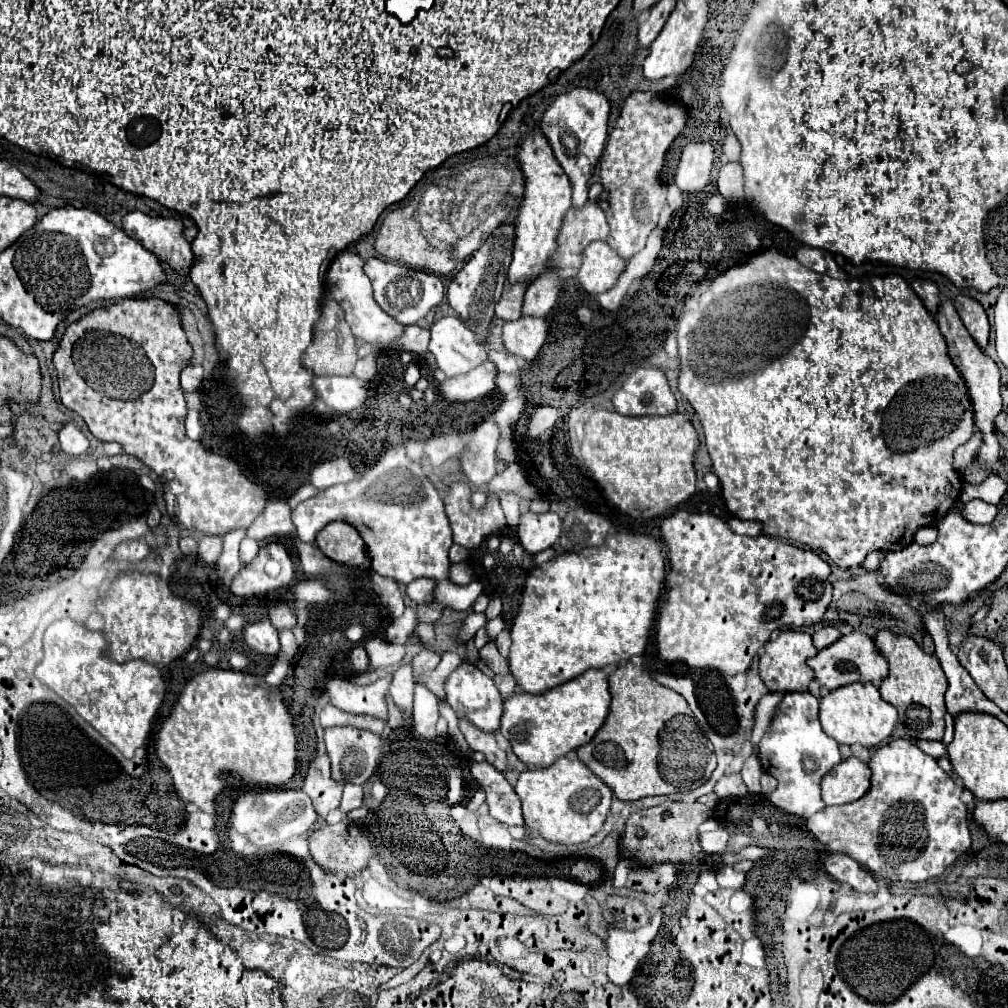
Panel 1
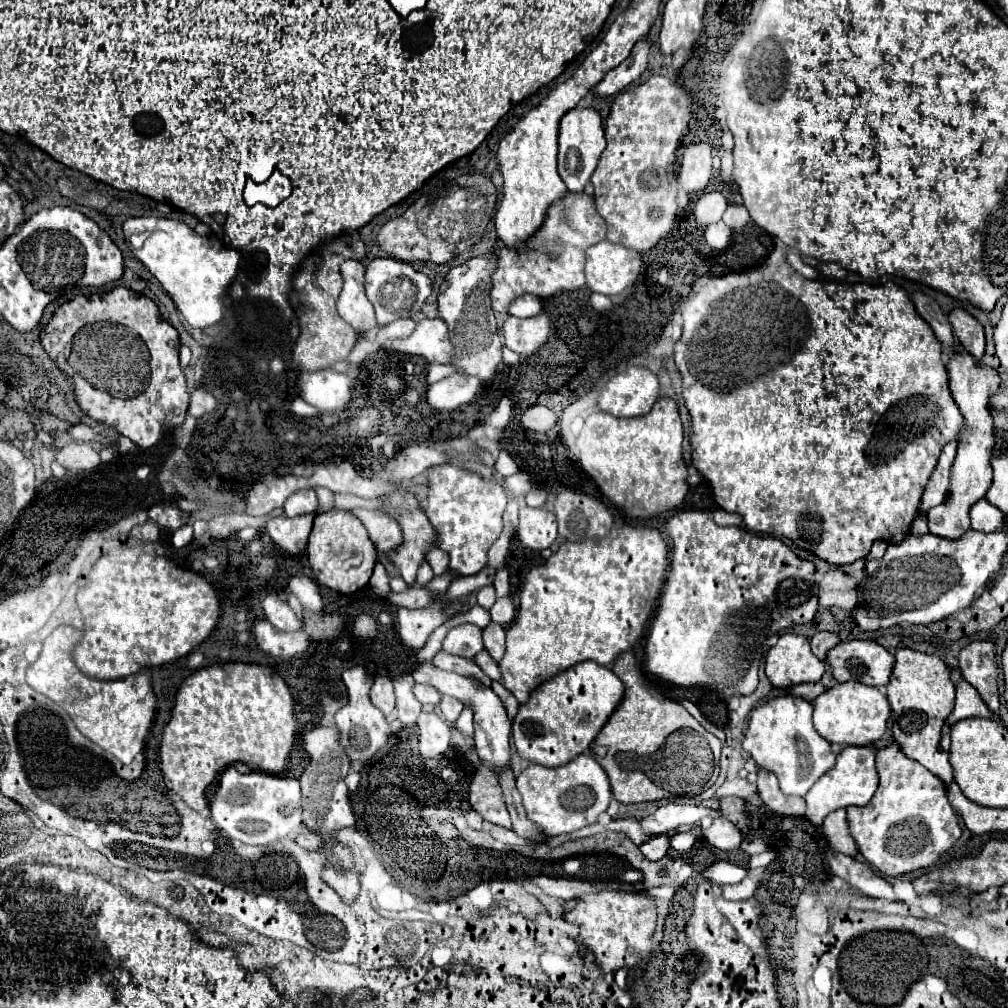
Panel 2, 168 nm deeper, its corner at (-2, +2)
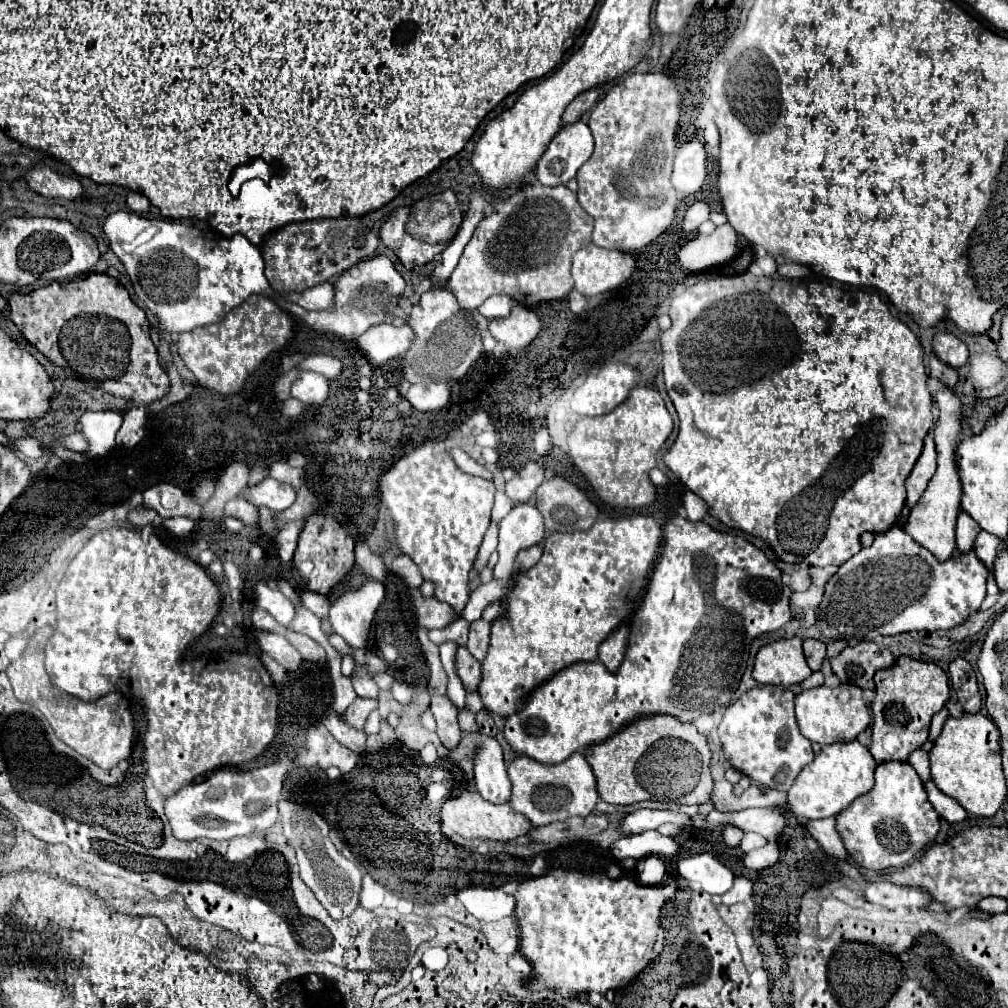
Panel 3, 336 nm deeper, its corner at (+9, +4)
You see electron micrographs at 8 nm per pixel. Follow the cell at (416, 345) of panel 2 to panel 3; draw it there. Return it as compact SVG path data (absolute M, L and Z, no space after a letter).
M377 324L369 328L359 340L359 348L375 362L375 364L387 364L387 360L393 360L409 348L413 340L413 332L409 332L409 326L393 326L393 324Z

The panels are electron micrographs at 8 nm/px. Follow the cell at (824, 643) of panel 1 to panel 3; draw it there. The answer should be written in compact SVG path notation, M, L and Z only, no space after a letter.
M803 640L803 652L809 668L821 670L821 664L825 660L825 644L819 640Z

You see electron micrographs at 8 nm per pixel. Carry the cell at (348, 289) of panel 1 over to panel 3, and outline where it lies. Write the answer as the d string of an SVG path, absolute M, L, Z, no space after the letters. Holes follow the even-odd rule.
M135 212L111 214L103 224L103 232L109 238L115 256L123 262L135 296L157 318L157 328L151 328L153 336L157 330L179 334L197 326L221 322L229 310L251 294L293 302L305 310L333 308L333 284L329 282L305 292L291 292L289 296L273 290L263 274L263 262L257 262L263 260L259 248L241 234L225 238L195 226L169 220L147 220ZM158 259L161 262L157 264Z

